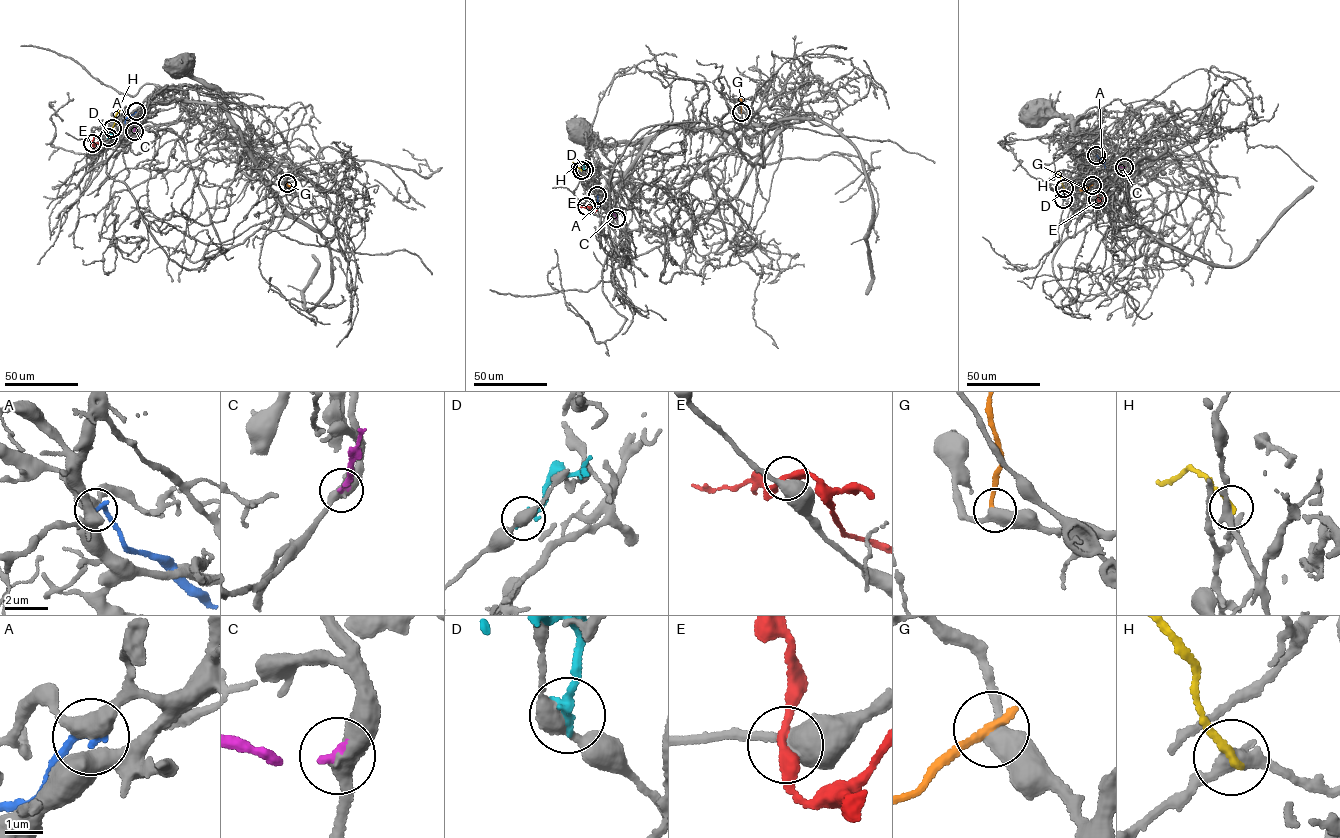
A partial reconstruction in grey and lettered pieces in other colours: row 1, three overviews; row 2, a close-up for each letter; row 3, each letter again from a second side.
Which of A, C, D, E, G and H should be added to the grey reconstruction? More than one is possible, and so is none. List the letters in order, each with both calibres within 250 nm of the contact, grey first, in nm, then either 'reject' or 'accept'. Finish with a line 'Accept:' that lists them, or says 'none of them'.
A: calibres 440 and 260 nm; reject
C: calibres 440 and 200 nm; accept
D: calibres 400 and 280 nm; reject
E: calibres 480 and 300 nm; accept
G: calibres 420 and 240 nm; reject
H: calibres 360 and 240 nm; reject
Accept: C, E

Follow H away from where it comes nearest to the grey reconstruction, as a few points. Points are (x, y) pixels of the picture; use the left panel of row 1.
H: (112, 128), (119, 109)

